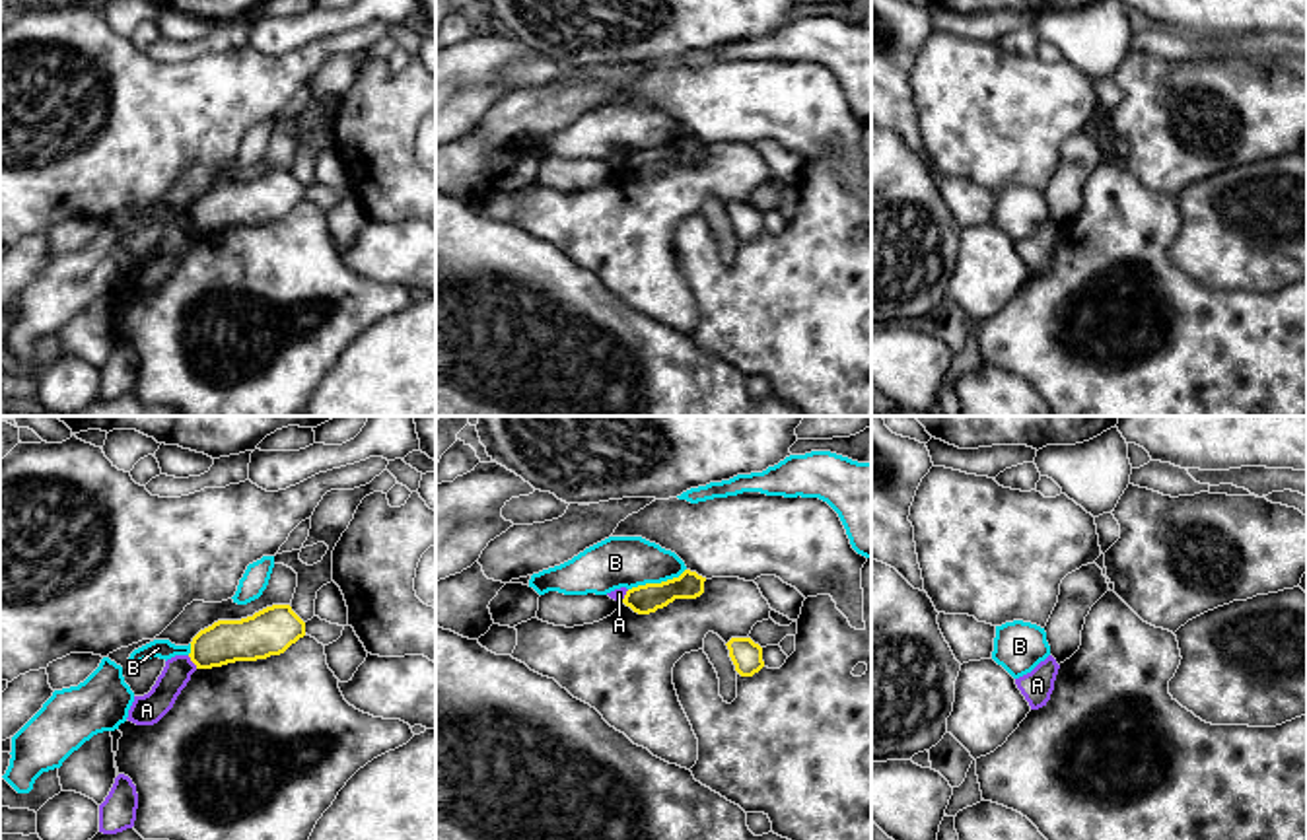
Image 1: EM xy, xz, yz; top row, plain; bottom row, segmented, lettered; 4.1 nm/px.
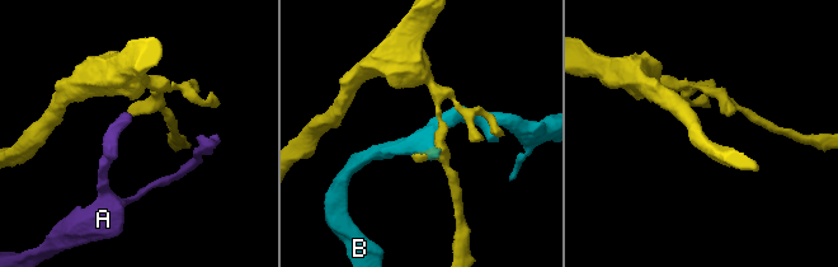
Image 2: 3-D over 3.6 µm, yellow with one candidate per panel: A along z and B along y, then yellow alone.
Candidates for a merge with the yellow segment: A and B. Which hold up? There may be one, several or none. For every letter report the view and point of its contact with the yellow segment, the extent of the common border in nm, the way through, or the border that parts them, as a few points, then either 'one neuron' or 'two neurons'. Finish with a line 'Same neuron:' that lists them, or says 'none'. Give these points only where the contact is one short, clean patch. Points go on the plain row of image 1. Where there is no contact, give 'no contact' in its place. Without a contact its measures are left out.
A: xy (191, 224) | 70 nm | along xy (187, 220), (197, 232) | two neurons
B: xz (656, 148) | 260 nm | two neurons
Same neuron: none

